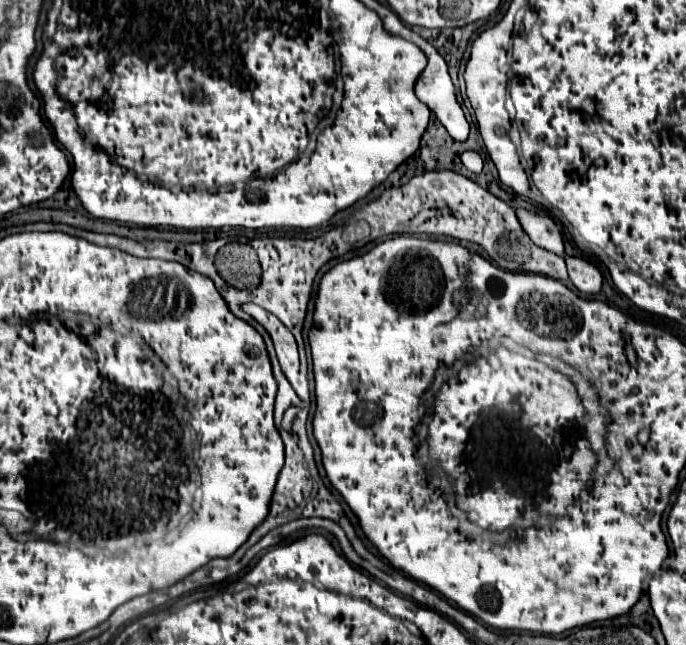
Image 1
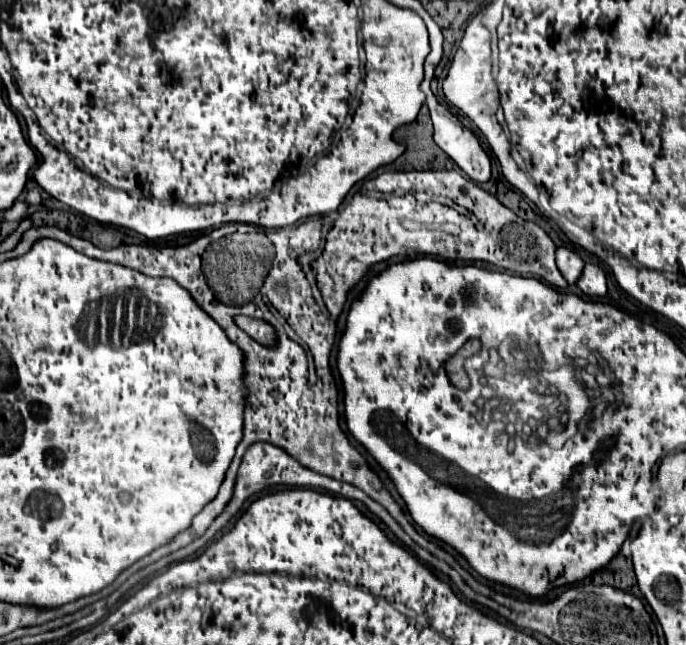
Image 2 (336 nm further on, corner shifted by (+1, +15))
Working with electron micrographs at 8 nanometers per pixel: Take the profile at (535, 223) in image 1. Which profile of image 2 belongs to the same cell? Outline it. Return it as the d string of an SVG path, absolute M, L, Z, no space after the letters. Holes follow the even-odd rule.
M560 245L560 247L556 247L556 265L558 265L560 273L566 277L566 281L570 285L574 285L574 281L578 279L578 273L582 271L584 261L580 259L578 253Z

